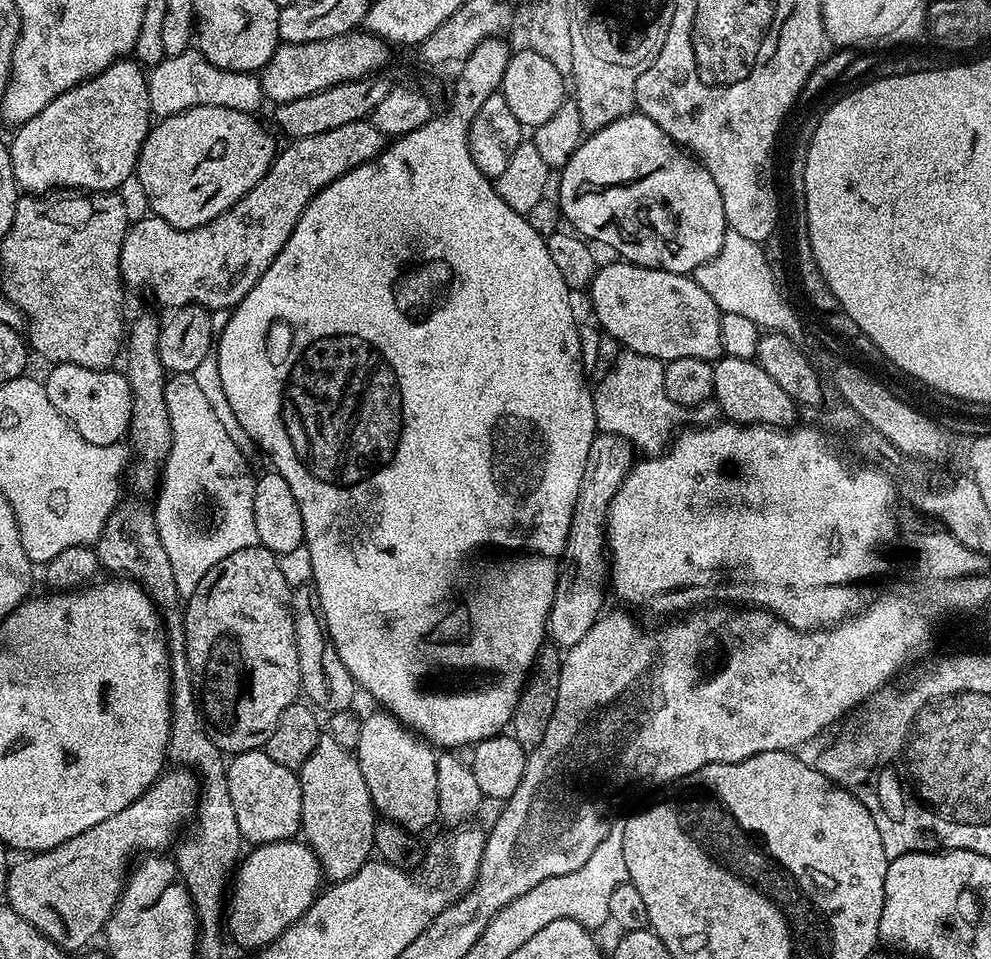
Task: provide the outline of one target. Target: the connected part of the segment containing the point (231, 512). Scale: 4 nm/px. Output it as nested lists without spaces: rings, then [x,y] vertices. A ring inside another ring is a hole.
[[[178,372],[167,377],[164,386],[166,410],[172,427],[172,449],[162,465],[162,479],[155,497],[154,515],[160,541],[172,563],[181,597],[194,594],[198,582],[222,558],[230,558],[238,550],[260,544],[258,526],[254,526],[254,490],[257,477],[252,476],[249,457],[234,446],[222,422],[210,407],[192,375]],[[208,496],[216,507],[216,525],[203,532],[196,521],[196,511]]]

